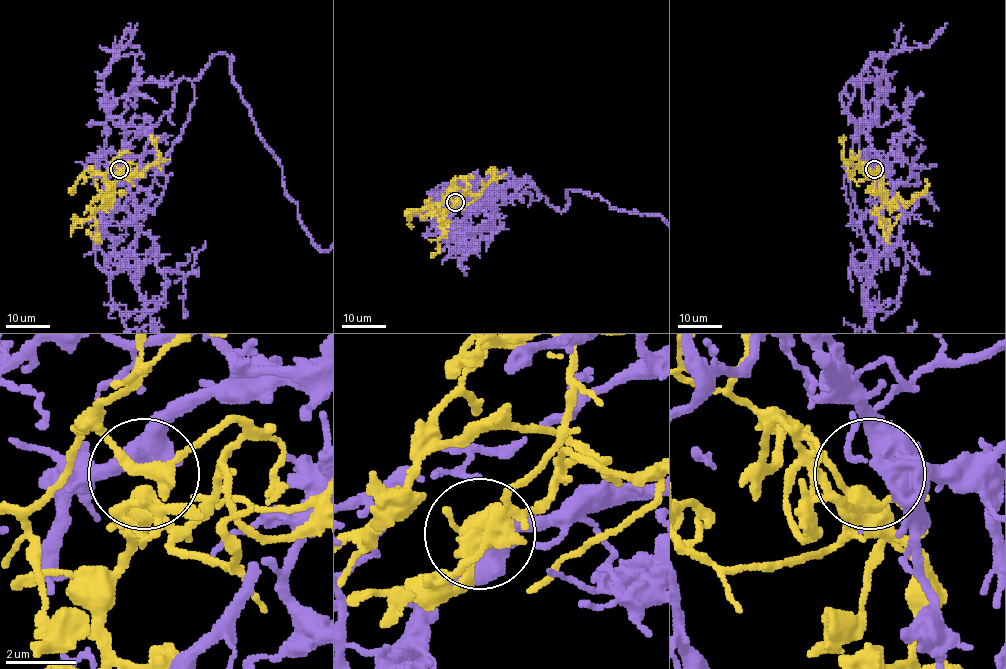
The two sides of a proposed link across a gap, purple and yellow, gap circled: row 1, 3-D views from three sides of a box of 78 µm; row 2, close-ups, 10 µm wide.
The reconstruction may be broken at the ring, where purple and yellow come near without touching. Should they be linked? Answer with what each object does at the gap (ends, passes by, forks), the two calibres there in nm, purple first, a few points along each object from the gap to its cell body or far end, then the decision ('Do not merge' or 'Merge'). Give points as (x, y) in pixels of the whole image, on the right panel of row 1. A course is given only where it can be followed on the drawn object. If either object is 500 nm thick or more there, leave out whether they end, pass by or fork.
At the ring purple passes by. At the ring yellow forks. Thickness 480 nm (purple) against 400 nm. Course of purple: (875, 168), (847, 108), (884, 54), (862, 87), (902, 289). Course of yellow: (874, 171), (880, 181), (879, 192), (892, 205), (897, 198), (910, 204), (925, 191), (927, 179). Do not merge

